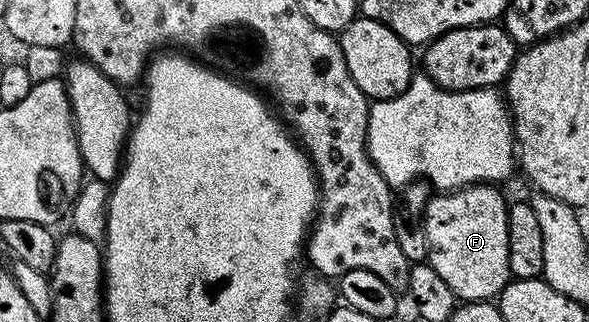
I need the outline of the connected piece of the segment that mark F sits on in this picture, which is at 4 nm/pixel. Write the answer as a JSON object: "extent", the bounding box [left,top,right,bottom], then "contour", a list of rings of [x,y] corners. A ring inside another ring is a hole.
{"extent":[423,184,512,301],"contour":[[[469,184],[466,188],[447,190],[432,195],[423,212],[429,242],[427,260],[460,301],[494,301],[512,279],[509,270],[509,200],[499,190],[490,184]]]}

